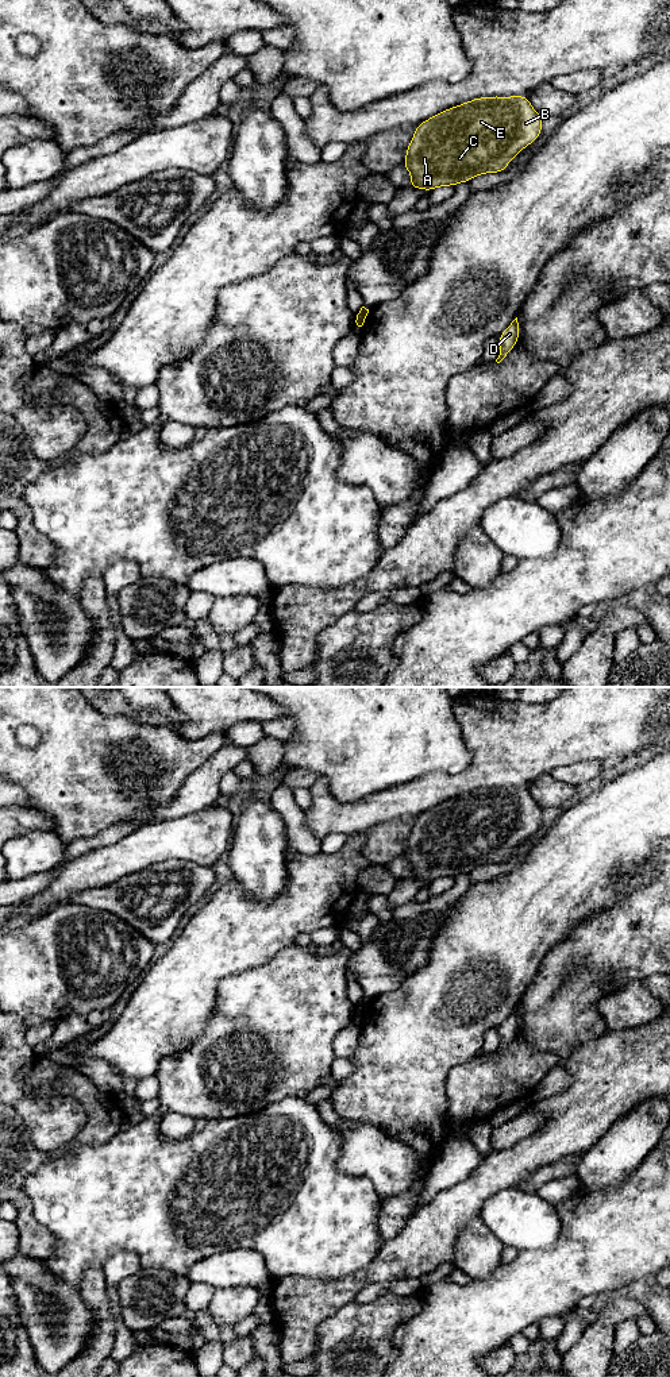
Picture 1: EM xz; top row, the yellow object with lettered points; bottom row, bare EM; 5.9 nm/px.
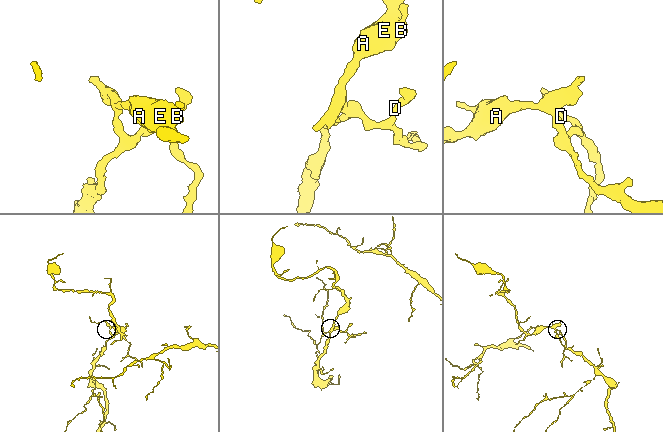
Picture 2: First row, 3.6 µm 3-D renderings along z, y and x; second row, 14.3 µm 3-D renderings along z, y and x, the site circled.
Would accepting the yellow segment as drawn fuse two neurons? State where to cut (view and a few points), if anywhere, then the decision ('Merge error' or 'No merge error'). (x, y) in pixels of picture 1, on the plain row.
Split along xz (358, 1003), (365, 1009). Merge error

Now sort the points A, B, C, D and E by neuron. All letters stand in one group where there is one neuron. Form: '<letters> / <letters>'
A B C E / D

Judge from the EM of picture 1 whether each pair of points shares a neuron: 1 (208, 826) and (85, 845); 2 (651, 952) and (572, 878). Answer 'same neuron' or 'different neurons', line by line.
1: different neurons
2: different neurons

